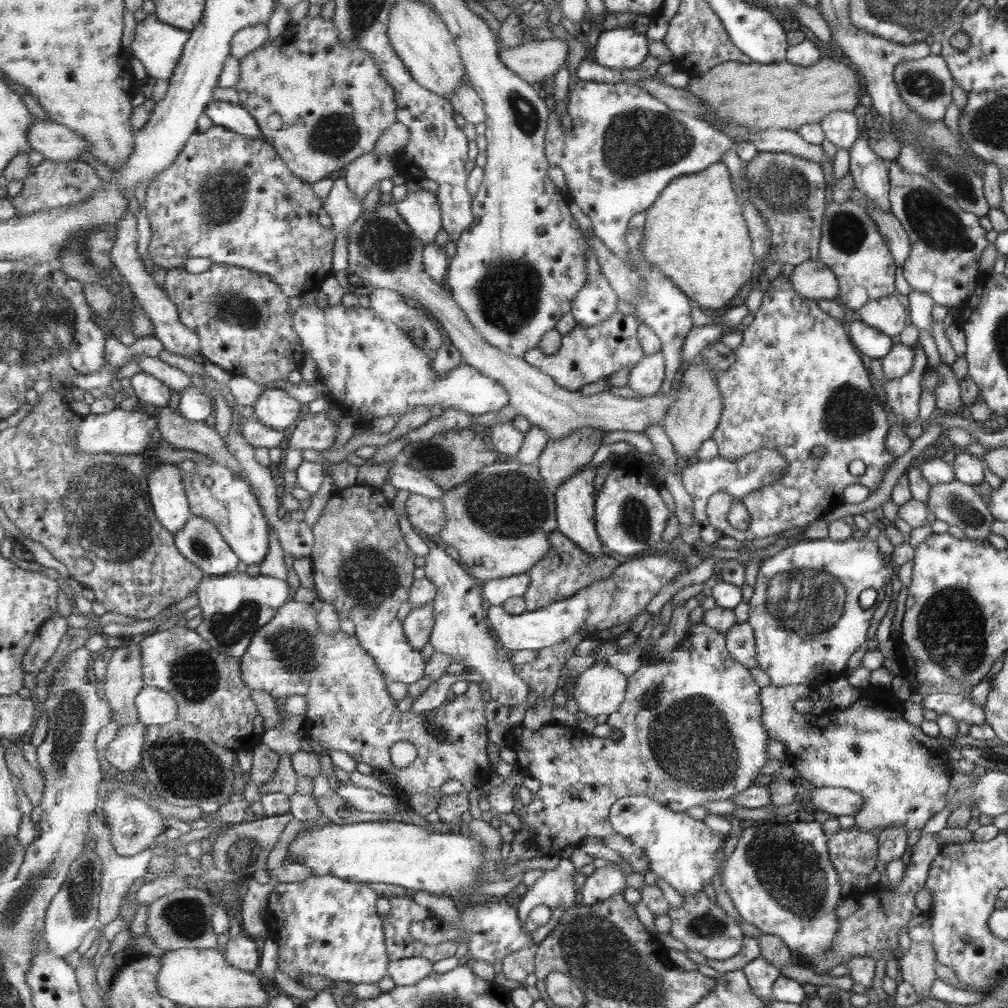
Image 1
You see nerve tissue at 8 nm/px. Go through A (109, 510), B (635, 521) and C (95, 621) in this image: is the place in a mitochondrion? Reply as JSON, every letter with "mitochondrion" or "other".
{"A":"mitochondrion","B":"mitochondrion","C":"other"}

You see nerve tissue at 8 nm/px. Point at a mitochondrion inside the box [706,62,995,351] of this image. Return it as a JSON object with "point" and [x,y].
{"point":[935,222]}

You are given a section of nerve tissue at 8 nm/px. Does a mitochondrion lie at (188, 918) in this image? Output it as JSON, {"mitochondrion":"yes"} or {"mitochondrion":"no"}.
{"mitochondrion":"yes"}

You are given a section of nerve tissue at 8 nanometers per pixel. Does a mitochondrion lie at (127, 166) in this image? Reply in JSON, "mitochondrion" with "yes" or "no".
{"mitochondrion":"no"}

